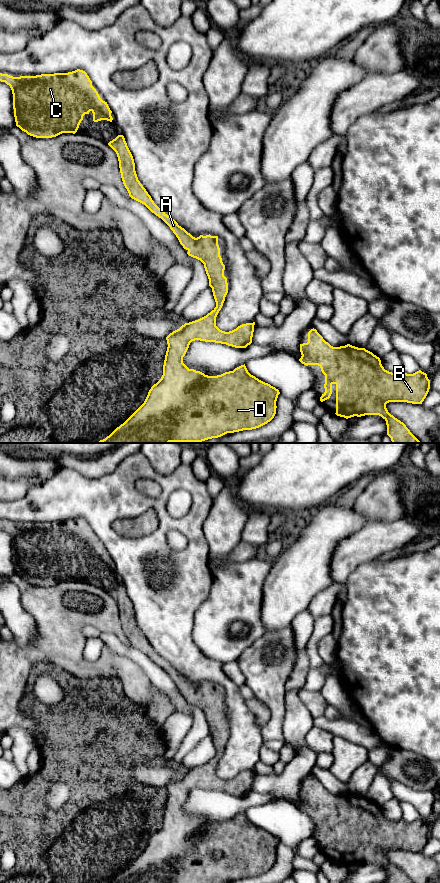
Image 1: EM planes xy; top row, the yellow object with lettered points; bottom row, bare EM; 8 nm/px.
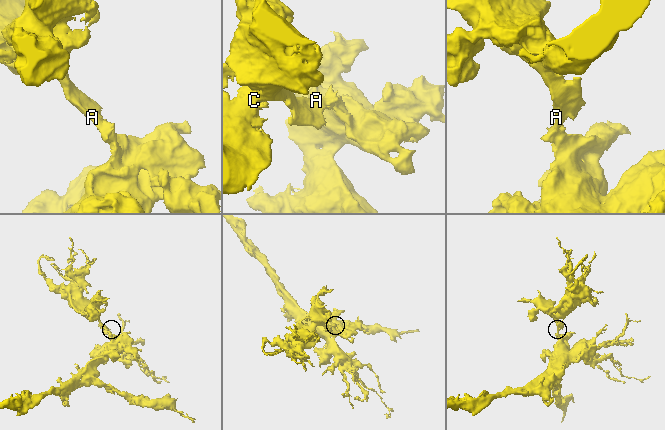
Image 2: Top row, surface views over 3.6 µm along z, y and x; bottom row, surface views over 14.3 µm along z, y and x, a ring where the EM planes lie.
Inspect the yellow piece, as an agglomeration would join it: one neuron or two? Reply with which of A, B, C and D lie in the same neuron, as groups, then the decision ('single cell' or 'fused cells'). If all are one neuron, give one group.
A B C D; single cell

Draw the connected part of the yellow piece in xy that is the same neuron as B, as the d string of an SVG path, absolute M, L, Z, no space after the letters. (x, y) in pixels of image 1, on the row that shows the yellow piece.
M314 328L308 332L308 342L300 344L300 352L302 364L318 365L325 375L321 402L330 398L332 385L336 385L337 416L348 419L379 415L386 421L392 443L421 443L403 422L388 412L386 404L422 404L430 389L426 373L389 372L372 352L350 344L333 347Z

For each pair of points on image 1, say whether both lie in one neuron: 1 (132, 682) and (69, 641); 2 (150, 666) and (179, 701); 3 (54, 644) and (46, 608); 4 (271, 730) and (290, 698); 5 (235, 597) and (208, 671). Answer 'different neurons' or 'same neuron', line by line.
1: same neuron
2: same neuron
3: same neuron
4: different neurons
5: different neurons

